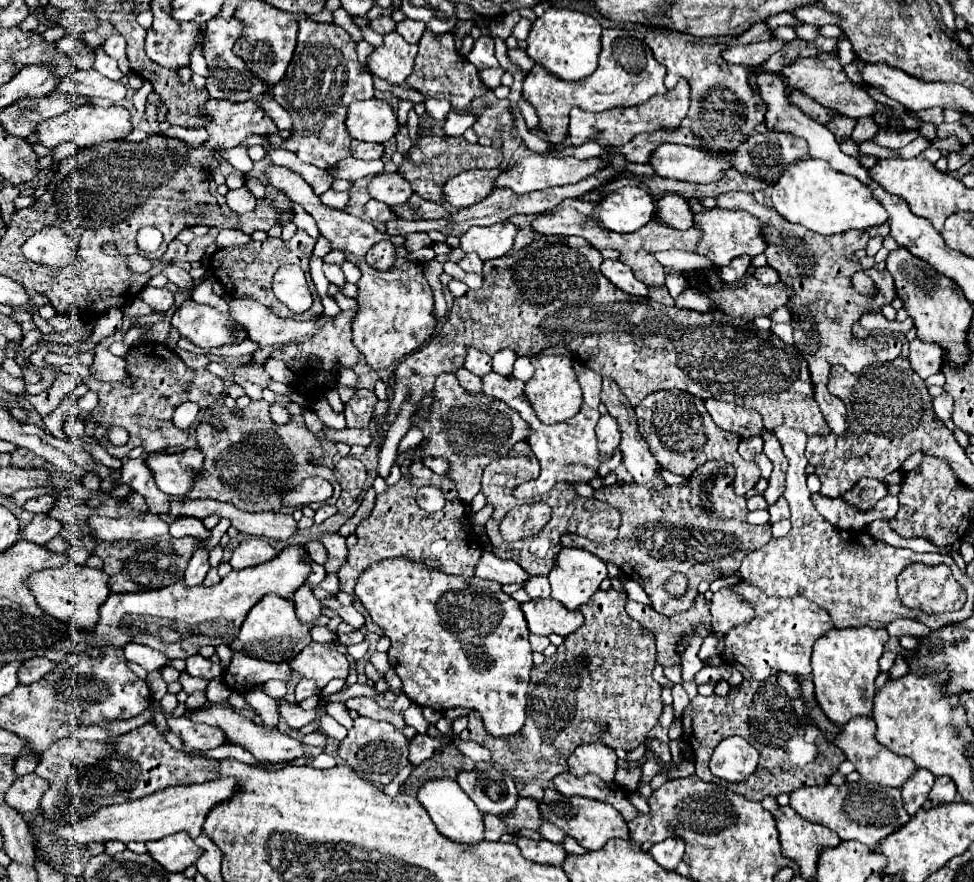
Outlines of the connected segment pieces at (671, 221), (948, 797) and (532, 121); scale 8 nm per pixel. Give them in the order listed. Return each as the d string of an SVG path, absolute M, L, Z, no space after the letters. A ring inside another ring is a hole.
M665 194L657 200L657 220L677 230L689 230L693 226L693 212L683 196Z
M939 776L935 778L935 784L929 792L929 800L935 804L949 804L955 800L957 788L953 784L953 780L949 780L949 776Z
M523 97L519 101L518 106L521 110L522 116L525 119L528 129L533 130L533 128L535 128L539 123L539 118L533 106L531 106L531 104Z

